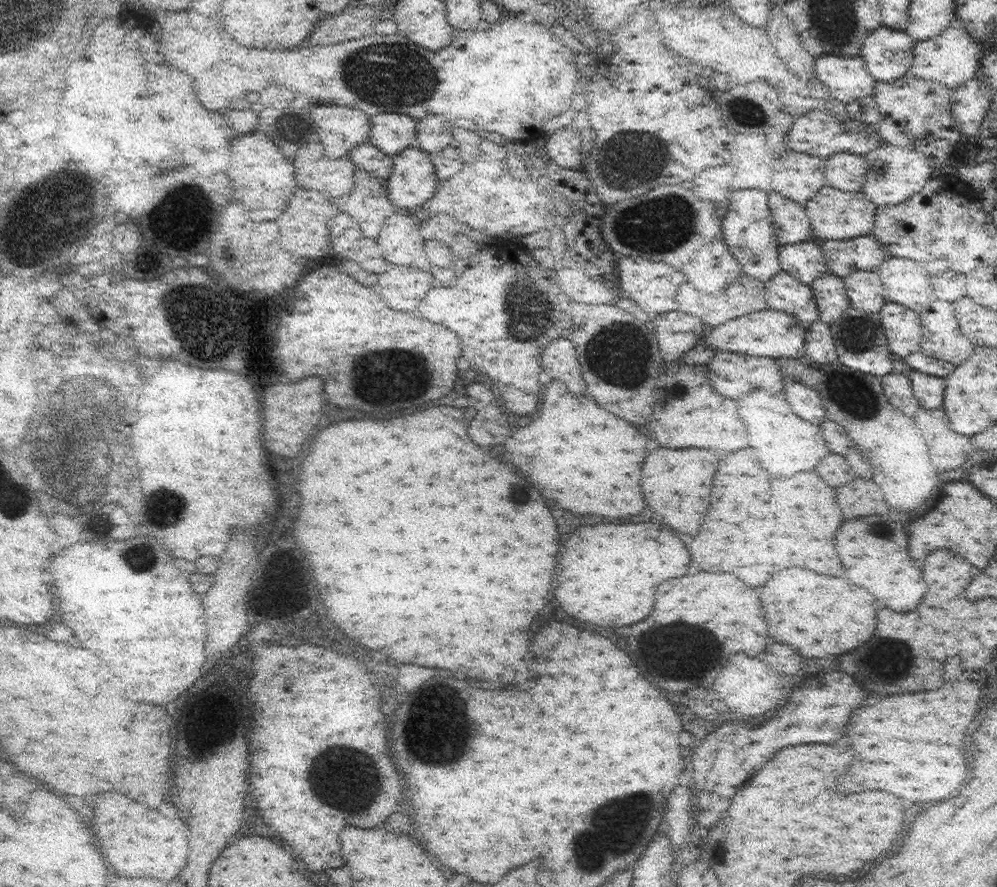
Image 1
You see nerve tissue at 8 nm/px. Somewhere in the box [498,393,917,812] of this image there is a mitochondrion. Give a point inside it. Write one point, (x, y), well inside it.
(694, 651)

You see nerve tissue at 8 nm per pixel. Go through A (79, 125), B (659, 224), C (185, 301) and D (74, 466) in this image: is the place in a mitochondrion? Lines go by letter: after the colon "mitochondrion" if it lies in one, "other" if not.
A: other
B: mitochondrion
C: mitochondrion
D: mitochondrion

